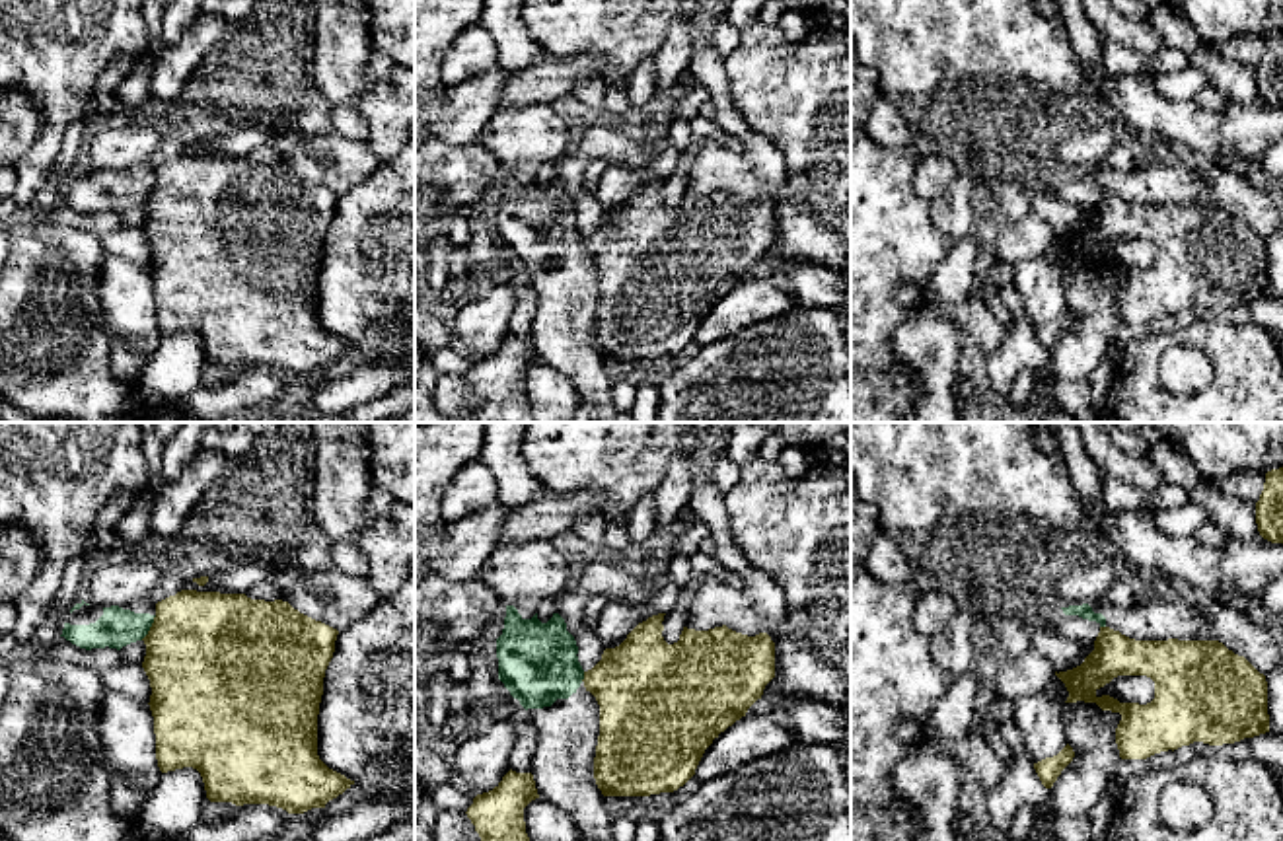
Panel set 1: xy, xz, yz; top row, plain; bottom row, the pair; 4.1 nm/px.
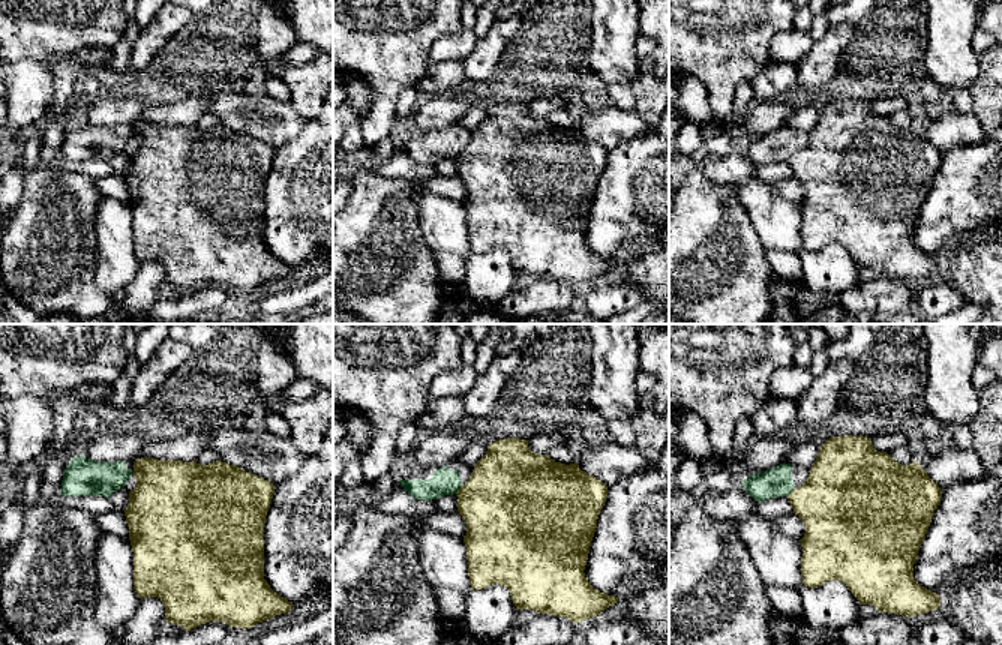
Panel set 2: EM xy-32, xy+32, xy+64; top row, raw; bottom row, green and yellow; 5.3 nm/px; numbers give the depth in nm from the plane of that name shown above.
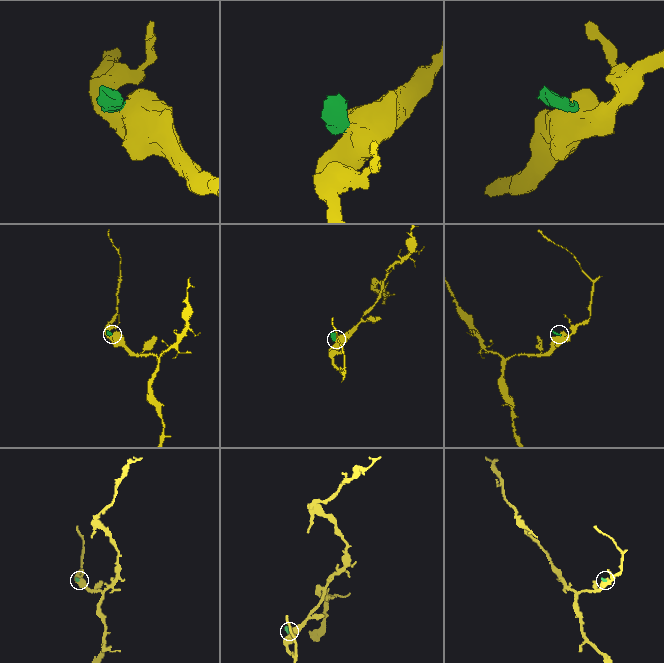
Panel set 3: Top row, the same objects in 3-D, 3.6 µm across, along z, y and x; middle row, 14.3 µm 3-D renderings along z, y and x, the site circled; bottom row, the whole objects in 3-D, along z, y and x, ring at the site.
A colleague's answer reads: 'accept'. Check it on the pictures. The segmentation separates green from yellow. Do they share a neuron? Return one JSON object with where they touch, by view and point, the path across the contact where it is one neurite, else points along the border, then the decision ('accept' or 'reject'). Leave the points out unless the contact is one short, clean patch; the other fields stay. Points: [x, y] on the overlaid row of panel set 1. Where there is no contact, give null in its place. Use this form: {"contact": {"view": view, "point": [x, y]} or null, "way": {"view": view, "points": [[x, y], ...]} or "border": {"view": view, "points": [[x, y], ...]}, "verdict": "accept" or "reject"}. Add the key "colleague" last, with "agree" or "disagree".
{"contact": {"view": "xy", "point": [150, 625]}, "border": {"view": "xy", "points": [[156, 616], [141, 639]]}, "verdict": "reject", "colleague": "disagree"}

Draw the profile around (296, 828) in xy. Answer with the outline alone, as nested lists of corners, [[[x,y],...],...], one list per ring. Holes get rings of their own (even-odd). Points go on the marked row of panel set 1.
[[[290,814],[280,831],[267,841],[315,841],[312,822],[302,814]]]

